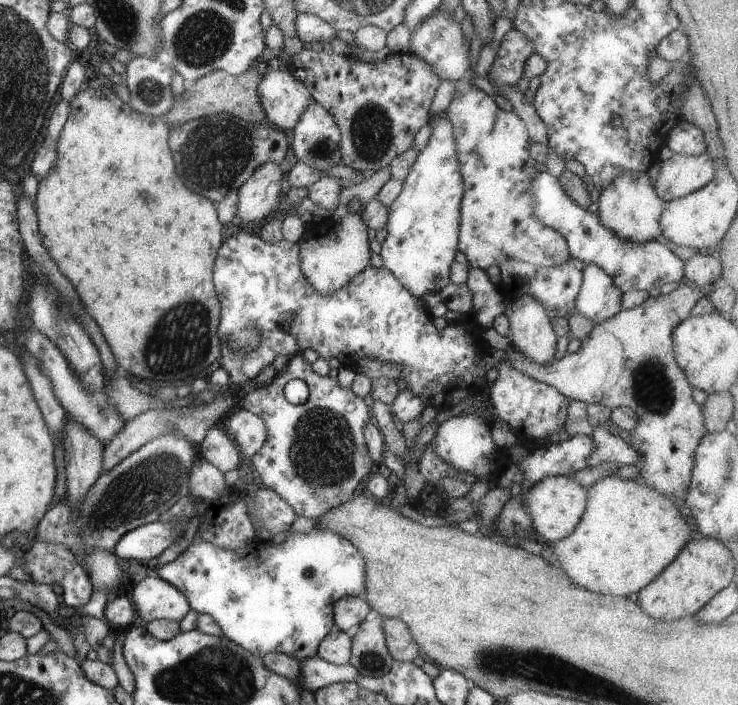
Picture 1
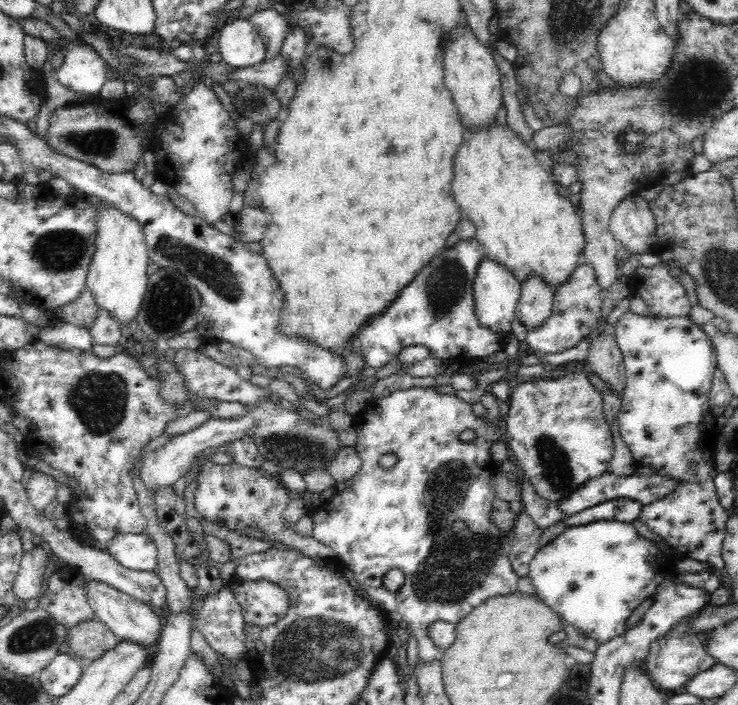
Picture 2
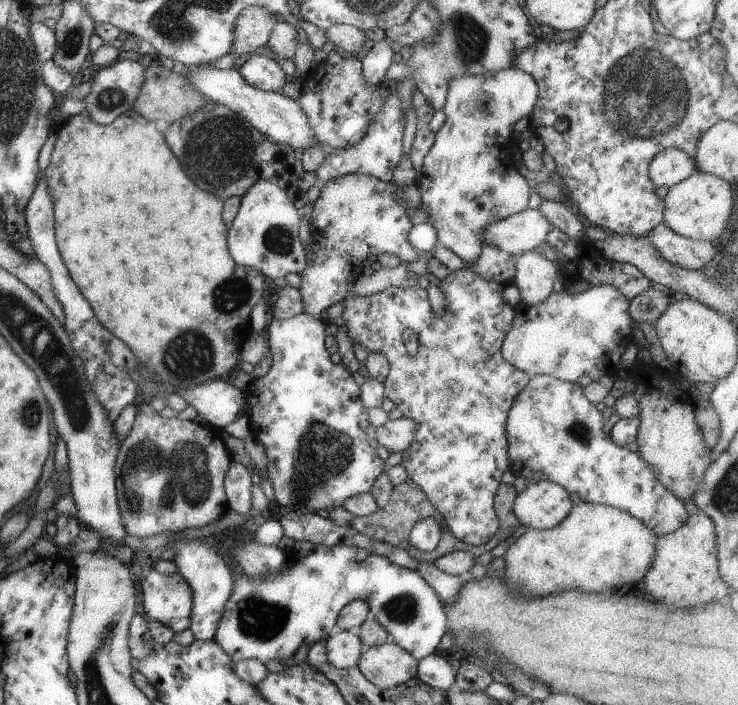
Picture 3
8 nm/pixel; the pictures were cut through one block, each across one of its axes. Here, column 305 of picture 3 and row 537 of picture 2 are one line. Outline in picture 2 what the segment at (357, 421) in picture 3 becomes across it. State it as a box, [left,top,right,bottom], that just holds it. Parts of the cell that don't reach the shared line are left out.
[313,387,518,662]

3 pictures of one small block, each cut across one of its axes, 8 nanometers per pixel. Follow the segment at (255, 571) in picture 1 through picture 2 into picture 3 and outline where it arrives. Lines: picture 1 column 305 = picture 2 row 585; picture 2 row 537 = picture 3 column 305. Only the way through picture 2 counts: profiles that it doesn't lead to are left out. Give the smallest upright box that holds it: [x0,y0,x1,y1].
[214,545,447,663]

